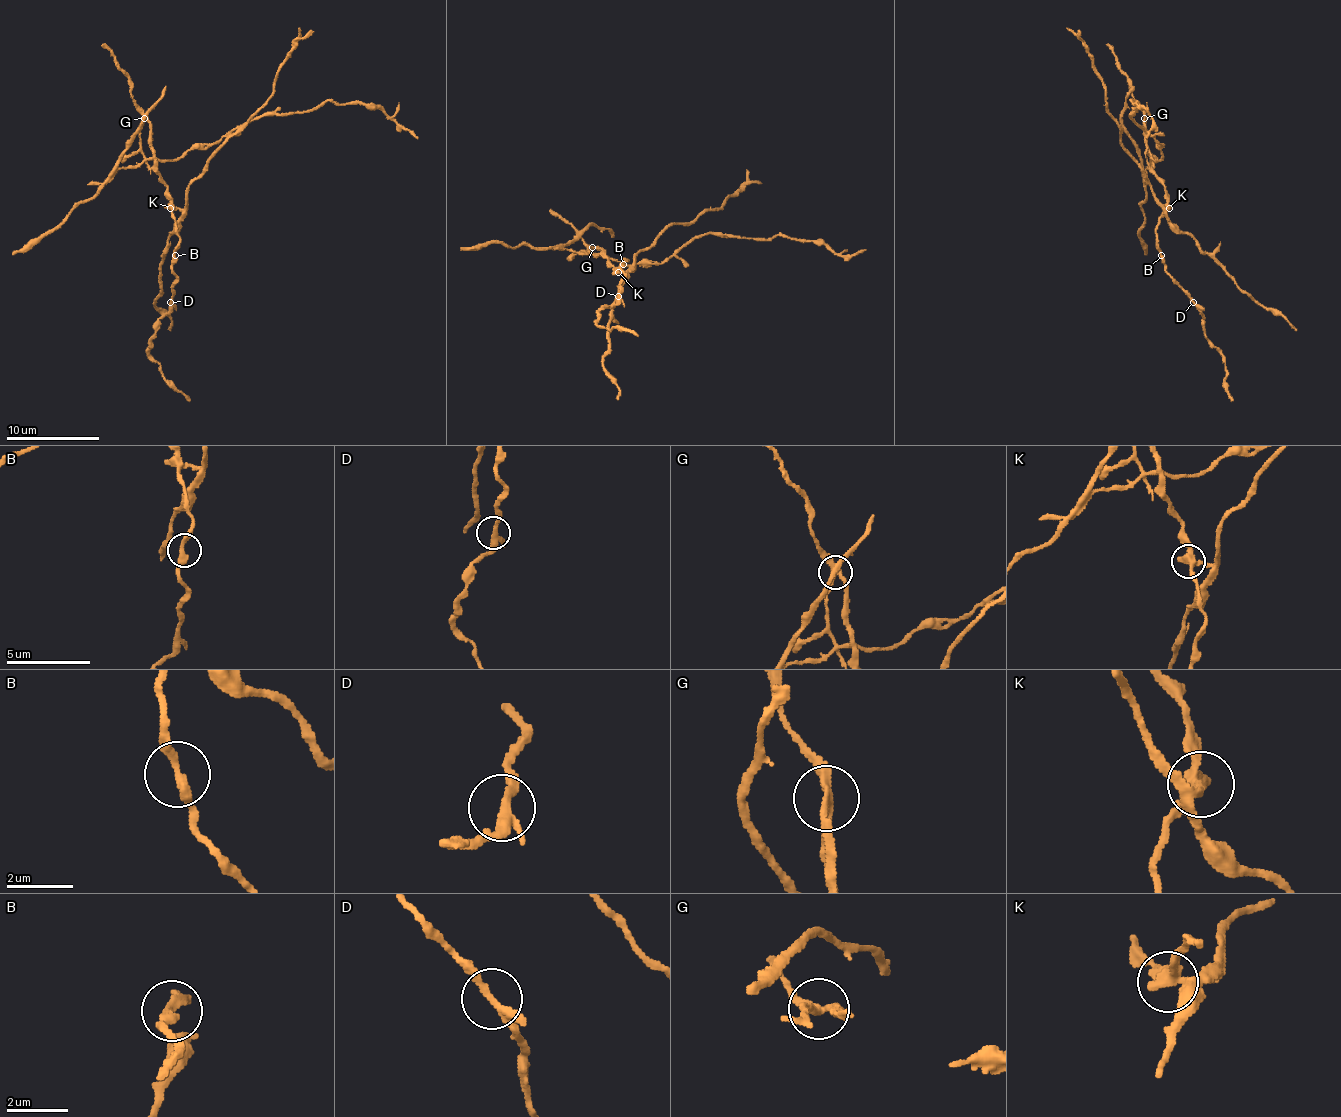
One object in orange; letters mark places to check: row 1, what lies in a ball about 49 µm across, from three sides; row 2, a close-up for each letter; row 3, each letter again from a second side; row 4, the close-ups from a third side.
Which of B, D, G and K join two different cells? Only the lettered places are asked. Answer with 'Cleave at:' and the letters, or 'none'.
Cleave at: G, K

